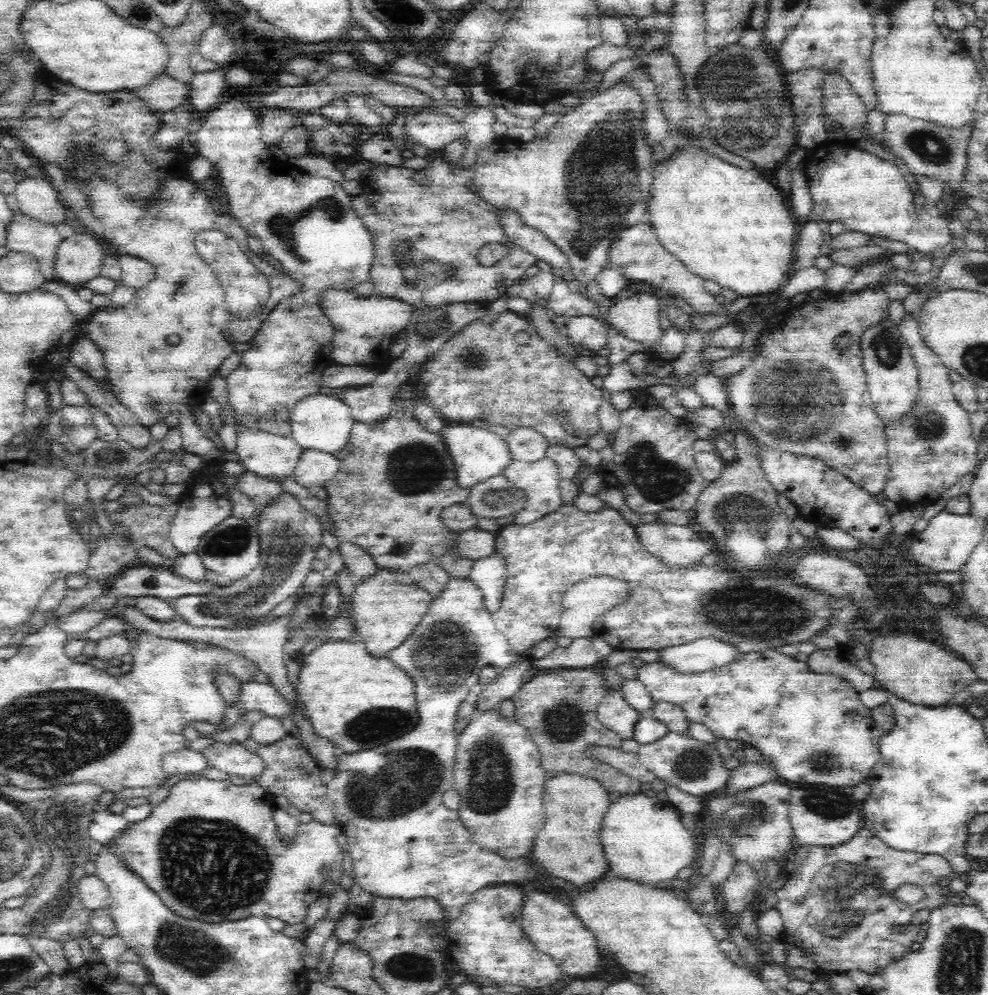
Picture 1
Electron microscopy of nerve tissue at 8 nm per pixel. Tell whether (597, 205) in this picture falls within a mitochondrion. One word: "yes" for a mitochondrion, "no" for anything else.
yes

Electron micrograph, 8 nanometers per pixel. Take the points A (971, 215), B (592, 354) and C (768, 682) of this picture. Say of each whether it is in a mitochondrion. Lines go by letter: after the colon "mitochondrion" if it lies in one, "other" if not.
A: other
B: other
C: other

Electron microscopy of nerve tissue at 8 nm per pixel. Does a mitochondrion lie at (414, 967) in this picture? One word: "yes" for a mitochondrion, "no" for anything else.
yes

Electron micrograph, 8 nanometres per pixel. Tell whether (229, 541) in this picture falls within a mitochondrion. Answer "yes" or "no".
yes

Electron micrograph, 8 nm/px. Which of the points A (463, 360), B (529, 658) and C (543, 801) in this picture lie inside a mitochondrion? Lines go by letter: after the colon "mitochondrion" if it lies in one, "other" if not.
A: mitochondrion
B: other
C: other

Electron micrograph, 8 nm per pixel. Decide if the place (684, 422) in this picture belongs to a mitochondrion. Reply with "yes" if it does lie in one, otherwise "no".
no

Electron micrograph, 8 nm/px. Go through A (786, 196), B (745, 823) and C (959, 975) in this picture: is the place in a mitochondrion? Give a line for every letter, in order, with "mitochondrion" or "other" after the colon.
A: other
B: mitochondrion
C: mitochondrion

